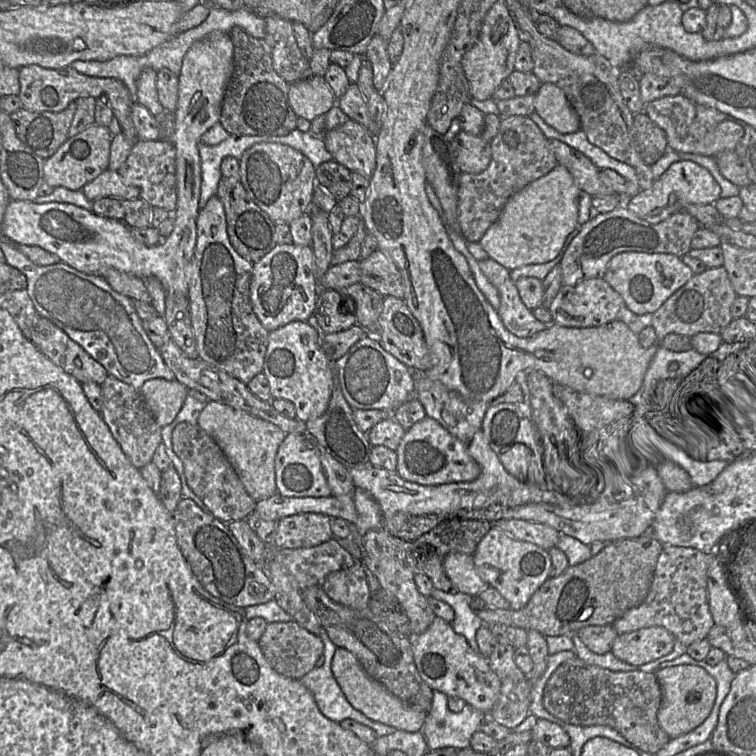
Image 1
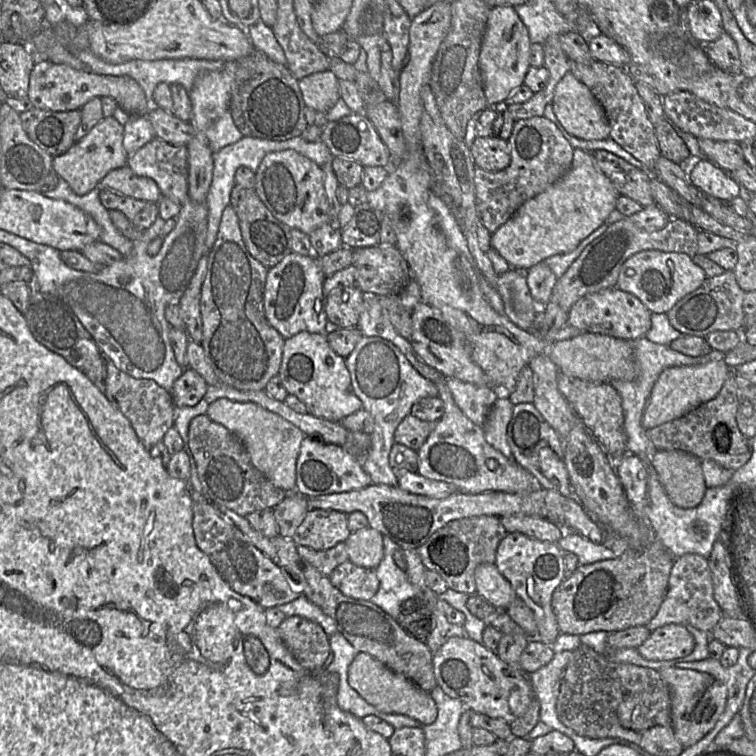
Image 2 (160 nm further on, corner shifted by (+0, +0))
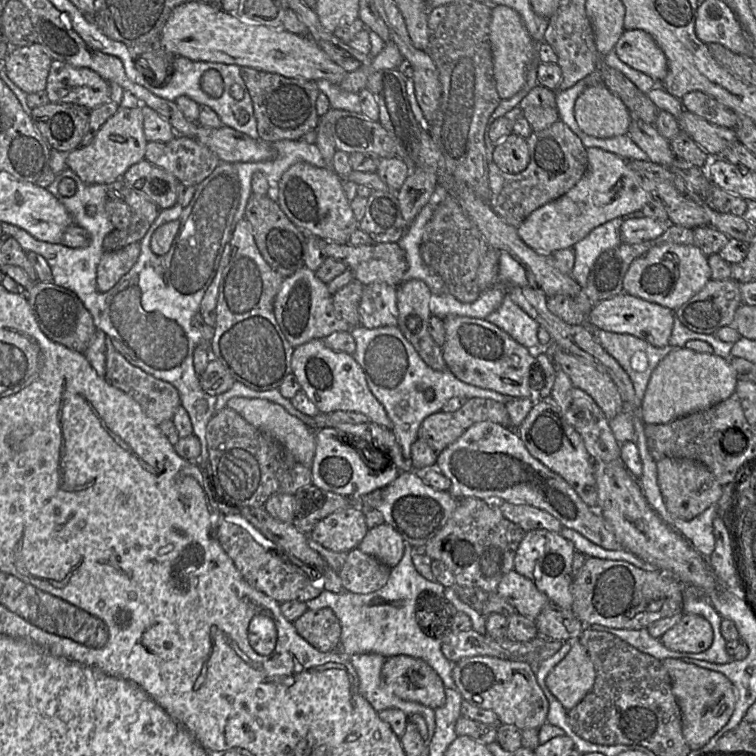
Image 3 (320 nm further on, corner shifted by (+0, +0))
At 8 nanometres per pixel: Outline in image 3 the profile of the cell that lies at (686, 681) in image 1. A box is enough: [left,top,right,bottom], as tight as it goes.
[662,659,736,750]

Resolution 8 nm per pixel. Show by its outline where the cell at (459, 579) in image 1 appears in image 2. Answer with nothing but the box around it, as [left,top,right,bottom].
[475,564,517,610]

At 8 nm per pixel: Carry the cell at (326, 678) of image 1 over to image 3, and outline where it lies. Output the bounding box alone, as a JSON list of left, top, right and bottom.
[350,653,435,739]

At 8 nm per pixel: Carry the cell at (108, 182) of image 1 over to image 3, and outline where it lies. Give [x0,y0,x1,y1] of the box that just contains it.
[121,159,180,209]

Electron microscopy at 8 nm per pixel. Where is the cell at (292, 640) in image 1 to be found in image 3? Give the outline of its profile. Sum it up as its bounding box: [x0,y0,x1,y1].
[293,608,341,652]

